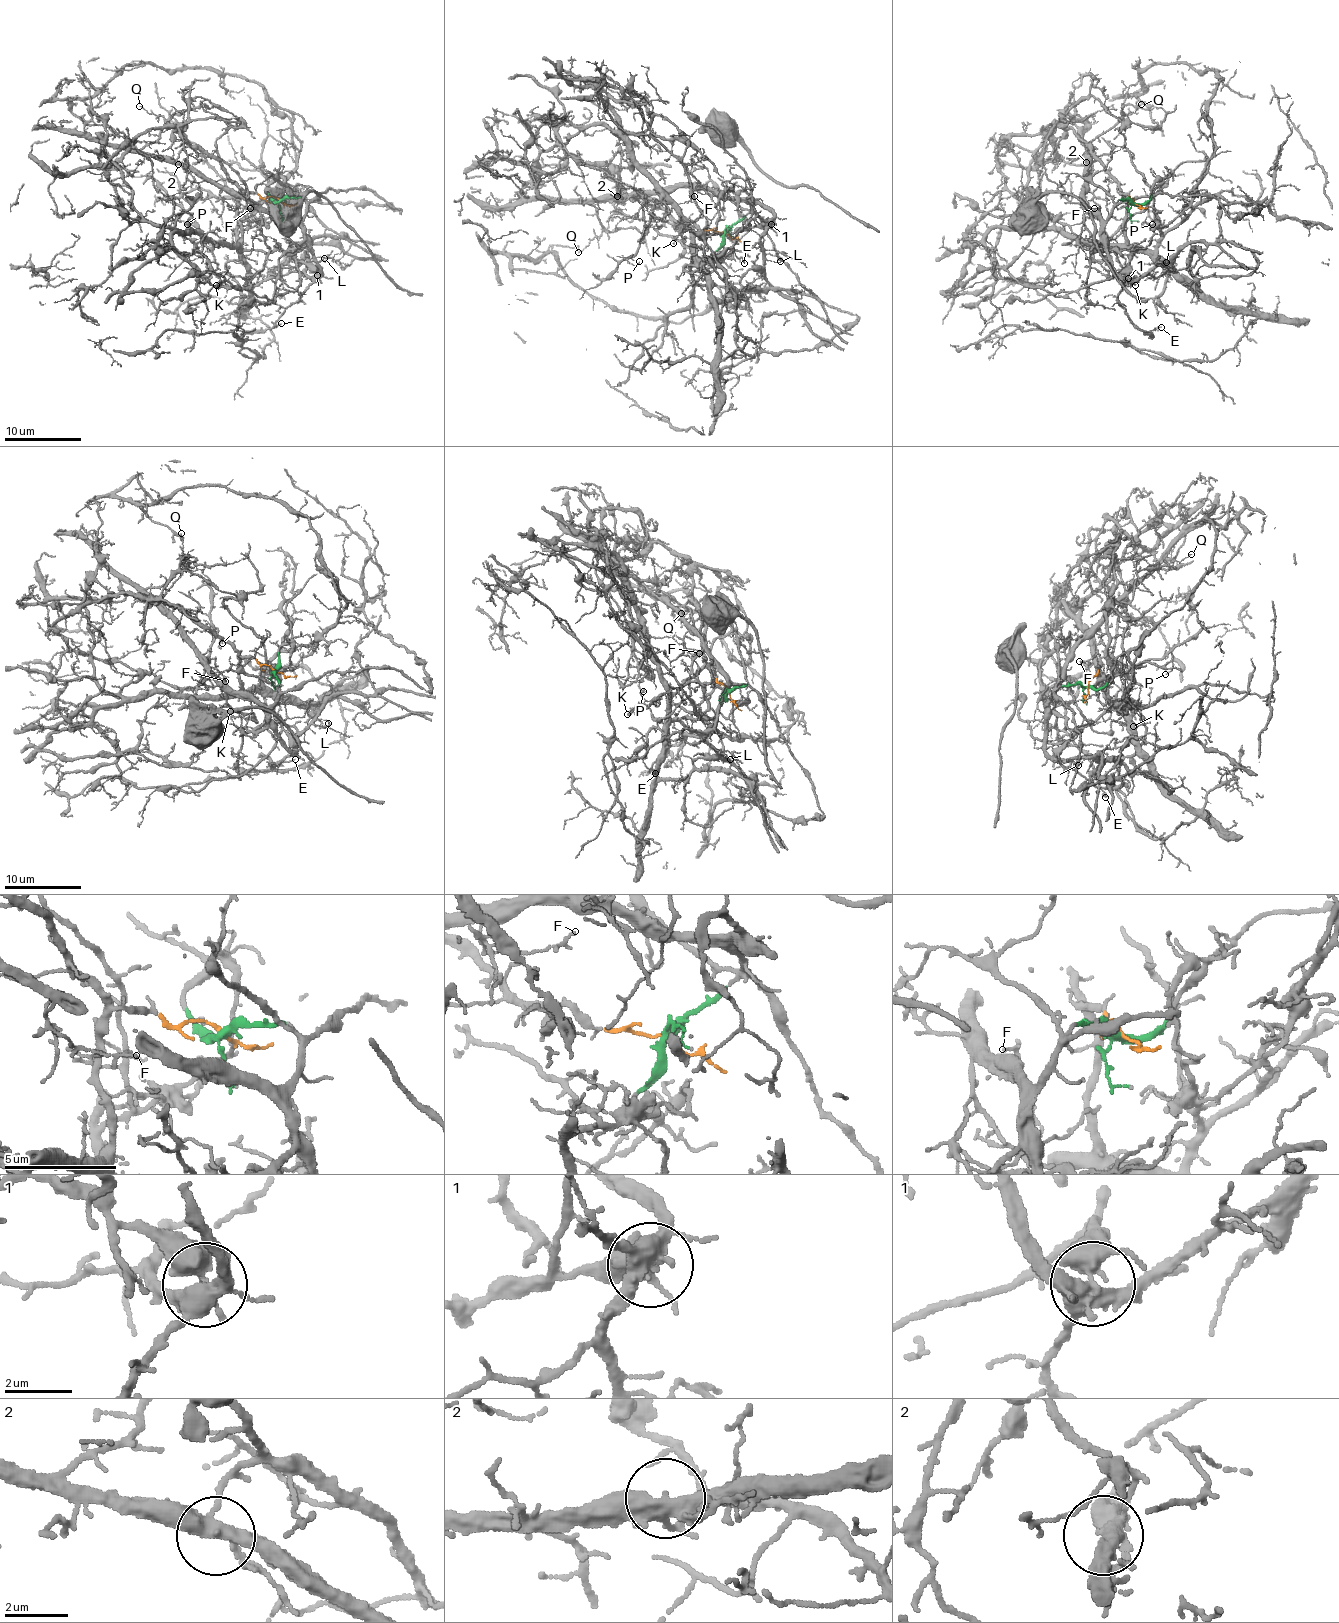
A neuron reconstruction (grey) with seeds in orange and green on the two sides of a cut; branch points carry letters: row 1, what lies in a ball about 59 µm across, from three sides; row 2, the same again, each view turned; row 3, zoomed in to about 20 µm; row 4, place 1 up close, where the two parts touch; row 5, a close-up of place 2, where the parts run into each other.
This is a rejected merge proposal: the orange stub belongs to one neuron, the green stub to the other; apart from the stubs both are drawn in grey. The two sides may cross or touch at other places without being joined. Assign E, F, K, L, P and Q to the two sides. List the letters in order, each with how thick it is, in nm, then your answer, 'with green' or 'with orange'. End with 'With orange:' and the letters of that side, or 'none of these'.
E: calibre 110 nm; with green
F: calibre 90 nm; with green
K: calibre 110 nm; with green
L: calibre 100 nm; with green
P: calibre 80 nm; with orange
Q: calibre 80 nm; with green
With orange: P

